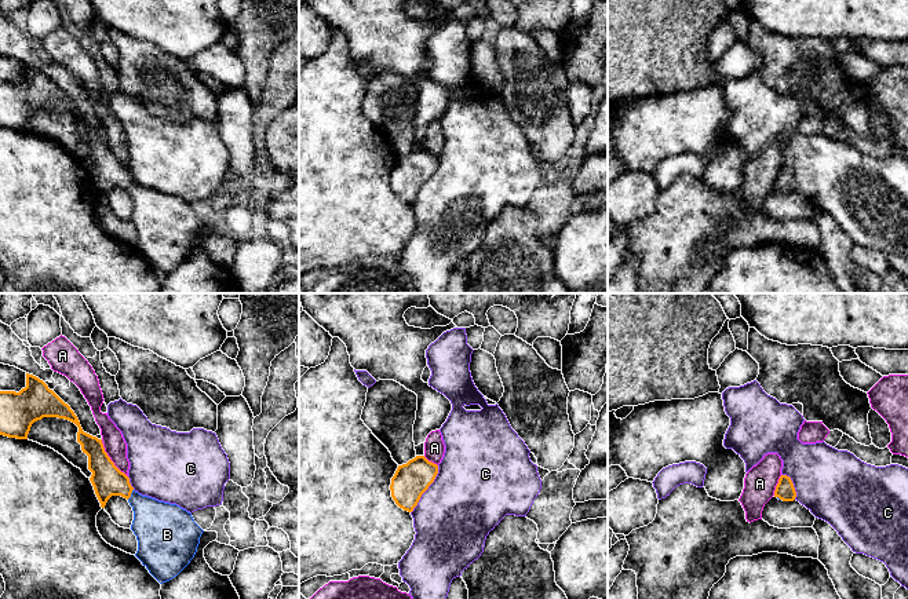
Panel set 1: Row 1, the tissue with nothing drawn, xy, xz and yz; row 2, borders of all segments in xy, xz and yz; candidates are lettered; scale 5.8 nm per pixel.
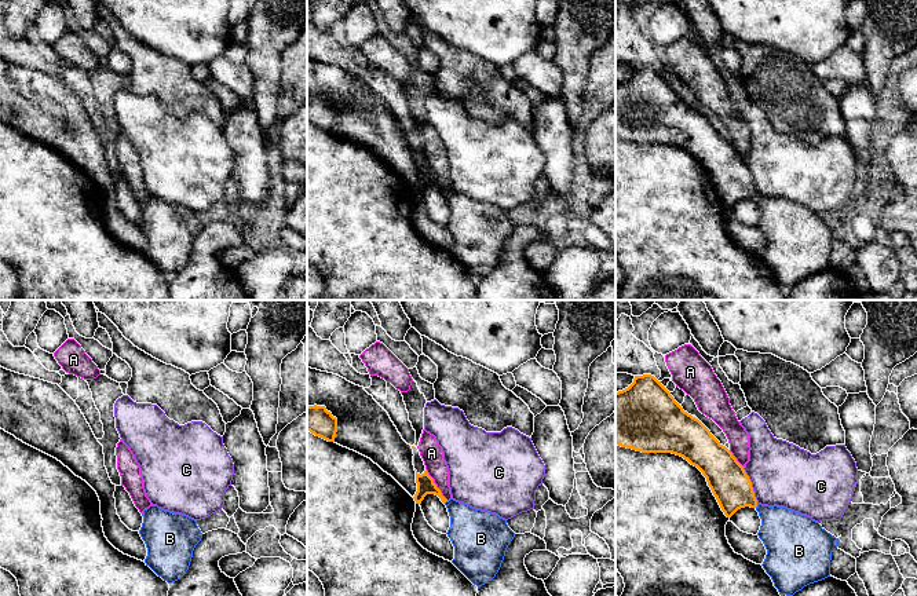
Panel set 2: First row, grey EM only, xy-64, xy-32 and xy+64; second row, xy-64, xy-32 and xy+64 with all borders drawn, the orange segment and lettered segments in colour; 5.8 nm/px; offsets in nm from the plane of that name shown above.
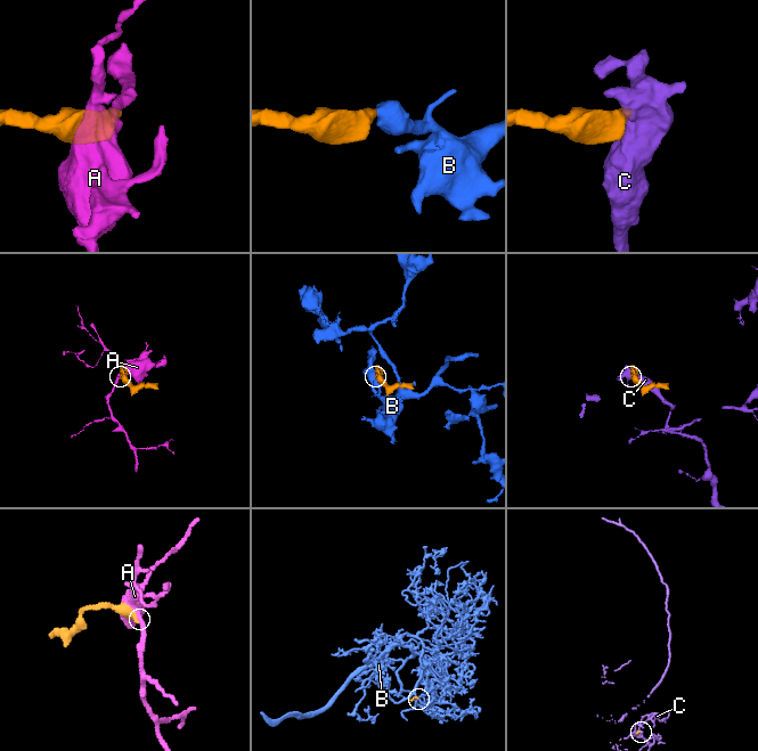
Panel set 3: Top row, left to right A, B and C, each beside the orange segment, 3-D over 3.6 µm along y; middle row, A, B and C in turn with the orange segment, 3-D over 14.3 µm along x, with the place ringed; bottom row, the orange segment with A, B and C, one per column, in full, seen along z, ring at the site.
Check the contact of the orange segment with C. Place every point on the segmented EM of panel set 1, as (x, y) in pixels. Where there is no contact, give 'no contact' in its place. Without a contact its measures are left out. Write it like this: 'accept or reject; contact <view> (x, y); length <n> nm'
reject; contact xz (427, 488); length 320 nm

